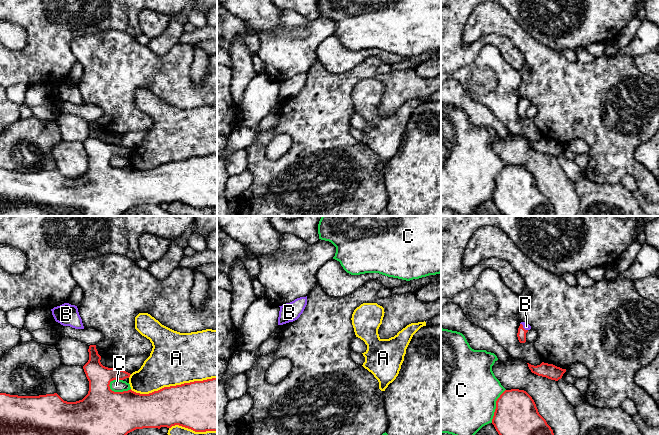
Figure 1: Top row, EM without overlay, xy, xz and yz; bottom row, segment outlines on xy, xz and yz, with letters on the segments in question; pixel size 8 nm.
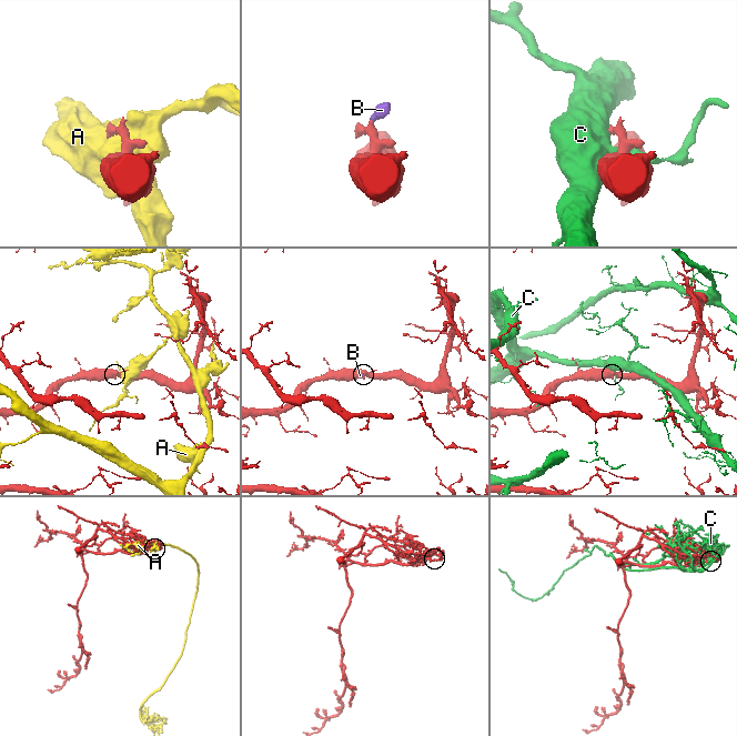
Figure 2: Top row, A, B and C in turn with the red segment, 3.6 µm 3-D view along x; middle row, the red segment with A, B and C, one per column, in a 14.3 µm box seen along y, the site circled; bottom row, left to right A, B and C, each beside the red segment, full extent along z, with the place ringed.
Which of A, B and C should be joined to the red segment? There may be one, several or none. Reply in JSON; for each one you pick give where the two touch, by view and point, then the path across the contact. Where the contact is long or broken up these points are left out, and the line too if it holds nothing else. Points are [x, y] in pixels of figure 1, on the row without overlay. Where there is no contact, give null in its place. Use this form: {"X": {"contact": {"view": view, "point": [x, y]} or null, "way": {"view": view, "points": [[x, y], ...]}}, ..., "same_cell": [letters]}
{"B": {"contact": {"view": "yz", "point": [522, 103]}, "way": {"view": "yz", "points": [[521, 110], [522, 103], [526, 102]]}}, "same_cell": ["B"]}

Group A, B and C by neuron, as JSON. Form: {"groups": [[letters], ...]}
{"groups": [["A"], ["B"], ["C"]]}

